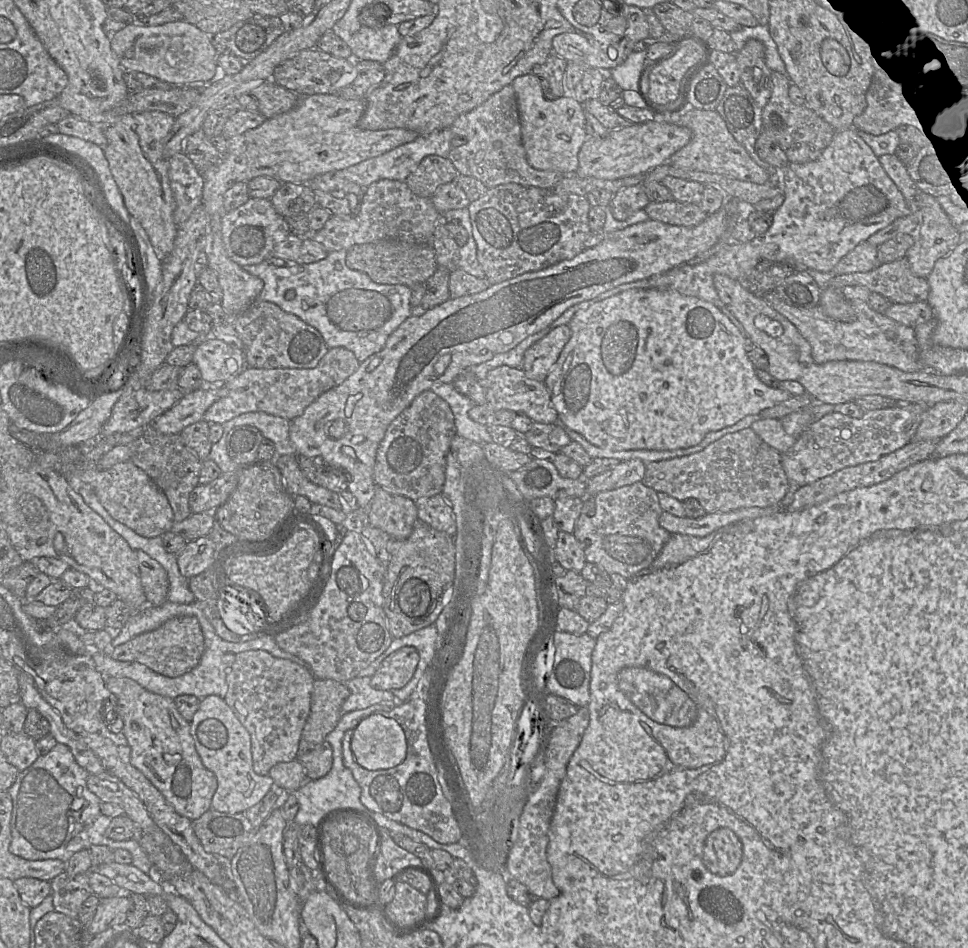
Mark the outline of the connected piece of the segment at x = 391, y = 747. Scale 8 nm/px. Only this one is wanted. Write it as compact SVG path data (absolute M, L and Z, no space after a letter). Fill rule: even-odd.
M372 714L353 730L351 750L361 767L369 771L385 770L405 760L407 740L397 721Z

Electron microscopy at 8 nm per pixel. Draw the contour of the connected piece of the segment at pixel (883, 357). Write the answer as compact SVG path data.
M775 291L765 294L763 298L787 318L810 343L812 357L817 364L842 360L873 361L904 372L924 369L914 328L874 311L866 301L849 300L855 310L856 319L853 322L840 322L826 316L818 305L811 309L790 306L779 298Z

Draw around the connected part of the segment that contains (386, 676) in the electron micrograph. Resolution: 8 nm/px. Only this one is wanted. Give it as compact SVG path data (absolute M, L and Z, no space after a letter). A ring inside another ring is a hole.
M414 646L399 648L377 668L370 680L371 687L385 691L403 688L412 679L419 658L419 653Z

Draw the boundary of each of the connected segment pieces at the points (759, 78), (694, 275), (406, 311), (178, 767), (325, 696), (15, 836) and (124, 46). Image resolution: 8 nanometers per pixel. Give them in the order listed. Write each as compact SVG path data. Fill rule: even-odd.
M749 39L735 54L740 68L741 84L763 108L773 91L772 70L766 64L763 43L756 39Z
M852 127L836 131L831 143L816 160L806 163L790 162L786 168L780 170L784 181L785 200L774 213L773 223L764 234L758 235L748 242L731 241L700 264L682 264L669 271L651 276L649 281L622 284L592 299L593 303L629 289L658 289L673 290L686 296L697 297L721 309L724 307L713 282L716 274L726 275L746 285L746 278L762 261L788 263L798 270L832 271L840 259L859 243L866 241L897 218L911 213L901 190L886 172L876 150L863 140L857 130L858 128Z
M339 250L309 264L291 263L287 267L275 267L262 262L243 269L263 281L259 300L272 302L297 316L321 333L328 348L347 348L361 363L381 351L390 334L412 315L411 289L401 284L375 283L365 273L350 269L346 265L346 256L347 250ZM289 289L296 292L293 300L284 297Z
M106 677L105 684L114 695L110 708L113 709L114 718L120 718L123 722L122 733L131 750L131 764L161 792L178 814L191 821L200 818L211 809L218 782L215 774L203 765L190 733L190 723L178 712L173 699L152 693L126 677Z
M315 678L310 714L300 737L297 756L305 755L321 745L338 724L343 702L350 695L345 683Z
M57 743L46 755L38 759L26 770L17 775L15 783L7 791L13 803L11 817L12 840L9 851L27 860L59 859L66 863L73 854L83 849L90 849L94 845L105 845L112 850L125 849L132 855L132 865L149 874L152 862L136 839L115 841L106 836L106 829L111 819L101 812L102 801L87 787L90 773L82 768L75 760L68 746Z
M184 20L156 26L133 23L110 37L124 73L139 71L176 85L207 85L220 74L212 37Z

